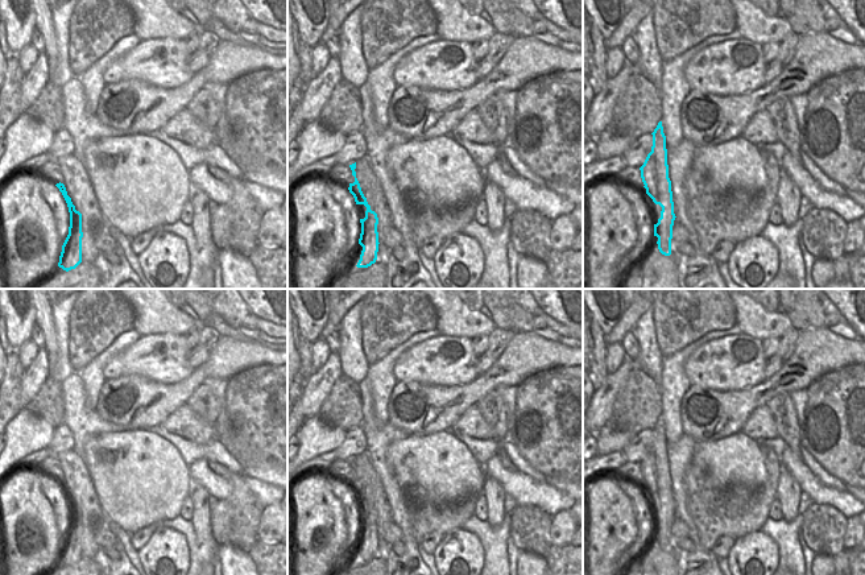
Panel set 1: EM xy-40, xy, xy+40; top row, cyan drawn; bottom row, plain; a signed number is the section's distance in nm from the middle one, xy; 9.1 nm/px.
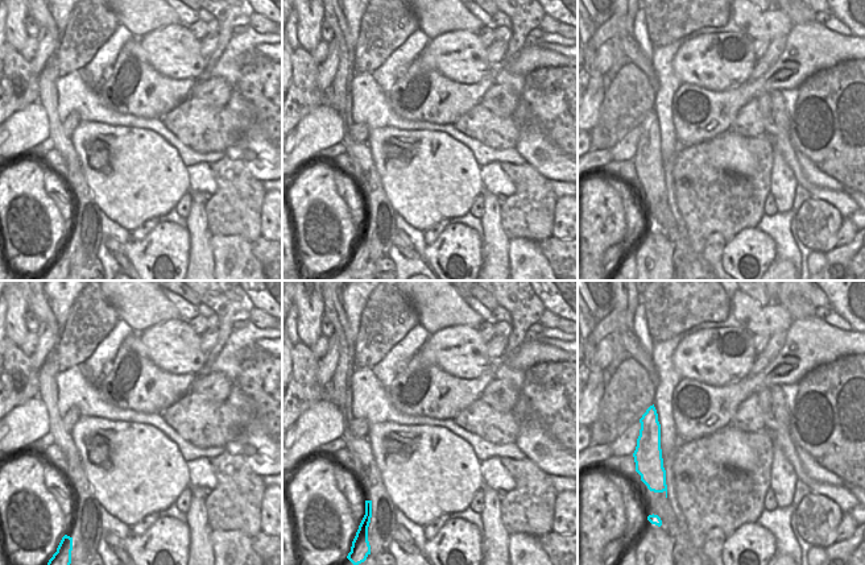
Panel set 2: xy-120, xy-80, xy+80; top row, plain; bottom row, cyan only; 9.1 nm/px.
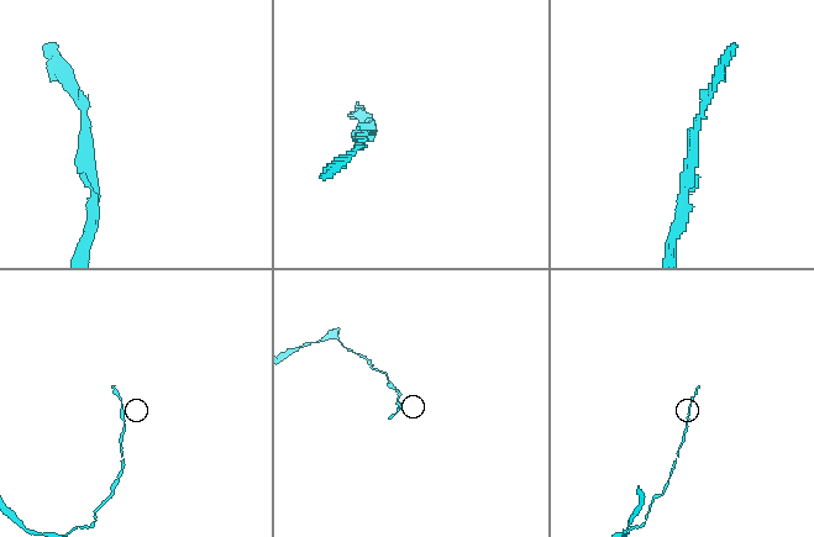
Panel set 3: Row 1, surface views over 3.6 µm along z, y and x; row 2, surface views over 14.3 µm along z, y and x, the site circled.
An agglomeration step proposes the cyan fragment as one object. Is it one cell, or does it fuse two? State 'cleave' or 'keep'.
keep

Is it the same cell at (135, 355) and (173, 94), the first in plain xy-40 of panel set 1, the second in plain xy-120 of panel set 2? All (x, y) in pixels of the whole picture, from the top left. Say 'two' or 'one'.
two

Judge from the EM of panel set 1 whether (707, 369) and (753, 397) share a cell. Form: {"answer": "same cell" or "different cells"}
{"answer": "different cells"}

